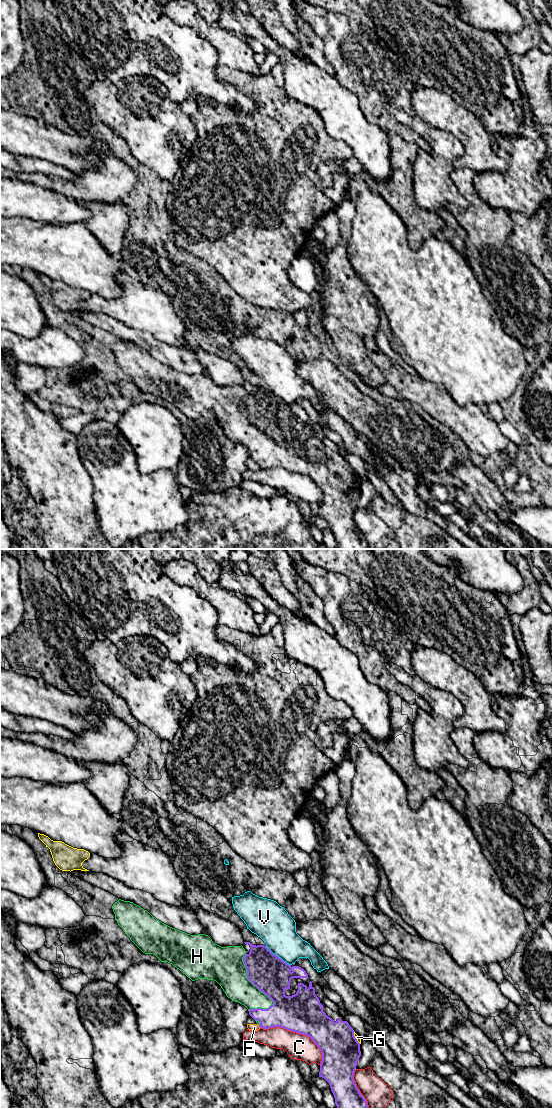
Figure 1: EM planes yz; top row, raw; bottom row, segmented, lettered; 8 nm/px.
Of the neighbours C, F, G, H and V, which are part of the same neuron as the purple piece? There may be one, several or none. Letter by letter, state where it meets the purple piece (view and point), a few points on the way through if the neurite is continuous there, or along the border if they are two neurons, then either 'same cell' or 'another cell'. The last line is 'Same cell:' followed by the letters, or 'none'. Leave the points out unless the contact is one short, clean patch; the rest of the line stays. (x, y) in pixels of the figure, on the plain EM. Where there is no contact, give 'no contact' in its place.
C: contact yz (298, 472); another cell
F: contact yz (259, 466); another cell
G: contact yz (354, 477); another cell
H: contact yz (252, 423); same cell
V: contact yz (277, 396); another cell
Same cell: H

